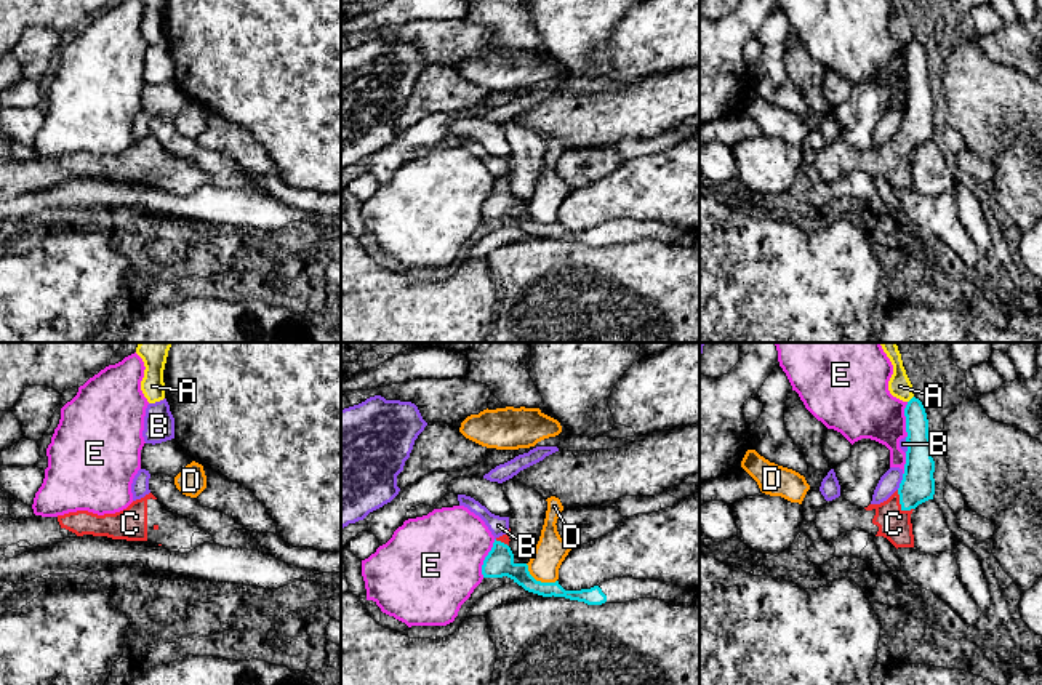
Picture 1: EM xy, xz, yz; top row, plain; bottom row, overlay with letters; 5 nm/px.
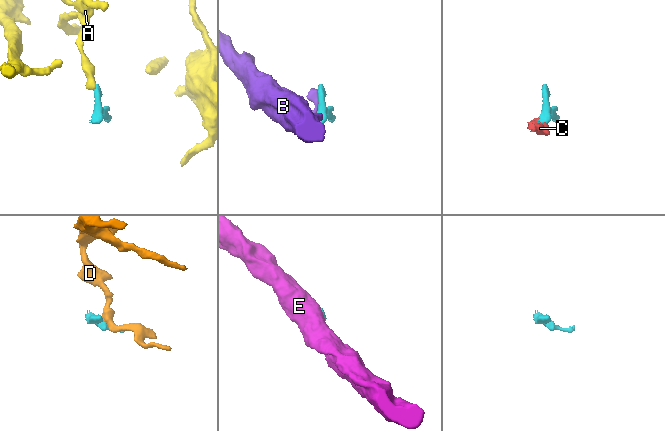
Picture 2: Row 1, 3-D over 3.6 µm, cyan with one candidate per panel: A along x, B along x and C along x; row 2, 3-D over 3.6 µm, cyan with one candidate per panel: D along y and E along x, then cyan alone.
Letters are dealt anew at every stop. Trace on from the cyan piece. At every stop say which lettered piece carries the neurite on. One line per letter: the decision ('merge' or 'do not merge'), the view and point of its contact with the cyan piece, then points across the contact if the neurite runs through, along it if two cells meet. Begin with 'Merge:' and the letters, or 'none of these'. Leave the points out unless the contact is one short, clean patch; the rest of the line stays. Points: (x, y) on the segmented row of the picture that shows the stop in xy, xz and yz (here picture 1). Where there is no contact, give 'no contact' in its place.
Merge: C
A: do not merge; contact yz (911, 399); border yz (913, 396), (908, 402)
B: do not merge; contact yz (901, 482); border yz (903, 474), (897, 488)
C: merge; contact yz (900, 503); way yz (917, 485), (900, 503), (893, 514), (893, 524)
D: do not merge; contact xz (538, 581); border xz (525, 564), (537, 580), (556, 581)
E: do not merge; contact xz (485, 559)

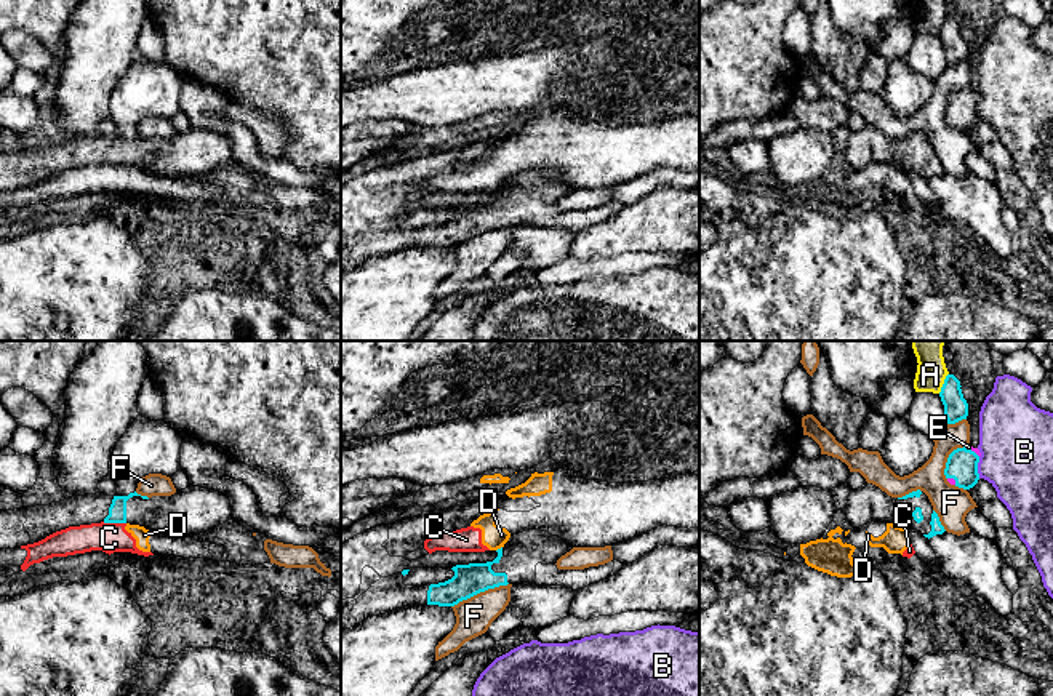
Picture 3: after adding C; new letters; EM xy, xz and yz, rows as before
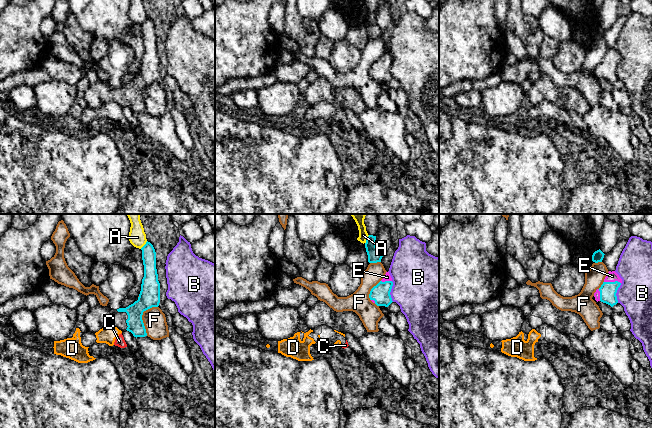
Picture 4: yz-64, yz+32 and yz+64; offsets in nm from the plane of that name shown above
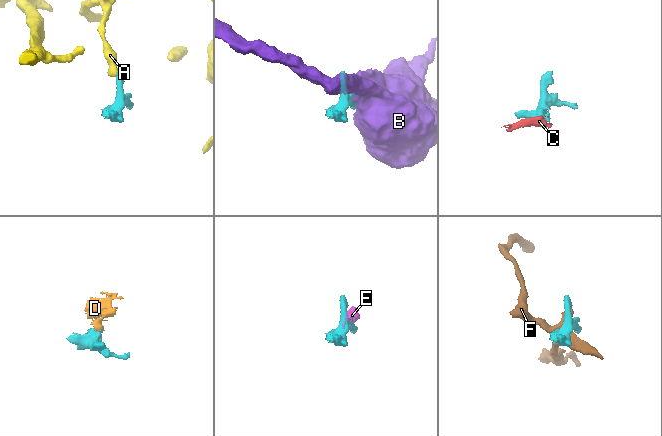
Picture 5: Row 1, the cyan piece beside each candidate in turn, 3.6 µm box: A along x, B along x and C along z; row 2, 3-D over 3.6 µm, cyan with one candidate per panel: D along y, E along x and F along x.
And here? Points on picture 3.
Merge: E
A: do not merge; contact yz (944, 383); border yz (948, 373), (938, 392)
B: do not merge; contact yz (976, 468); border yz (980, 456), (978, 477)
C: do not merge; contact xy (114, 522); border xy (103, 522), (125, 524)
D: do not merge; contact xz (498, 549); border xz (501, 546), (496, 551)
E: merge; contact yz (970, 450); way yz (962, 464), (970, 450), (968, 447)
F: do not merge; contact xz (479, 592)

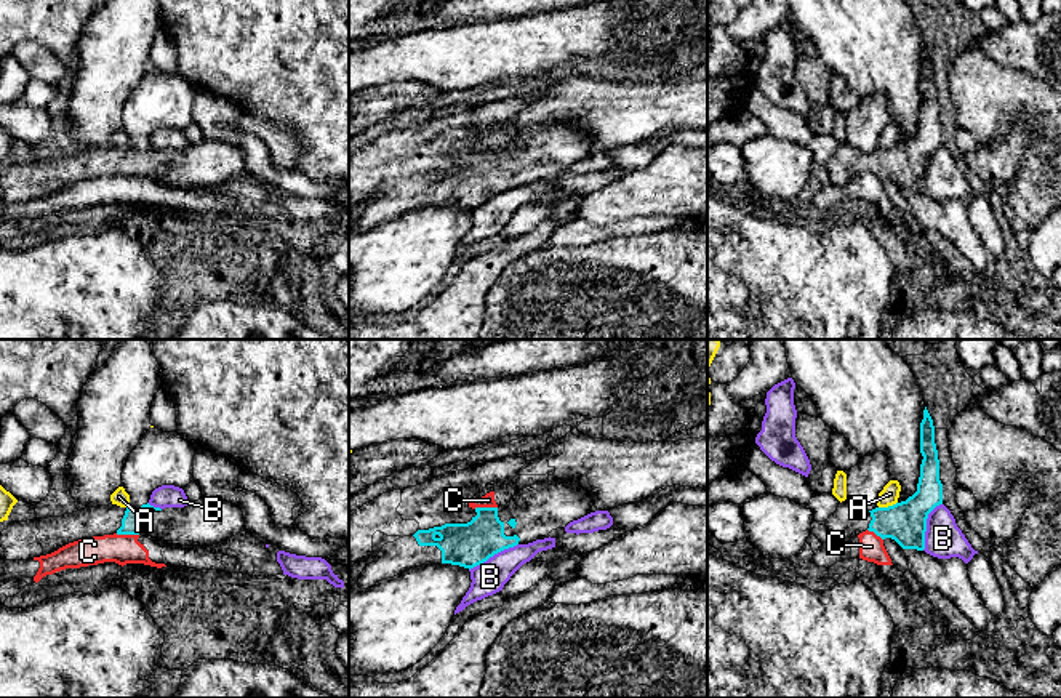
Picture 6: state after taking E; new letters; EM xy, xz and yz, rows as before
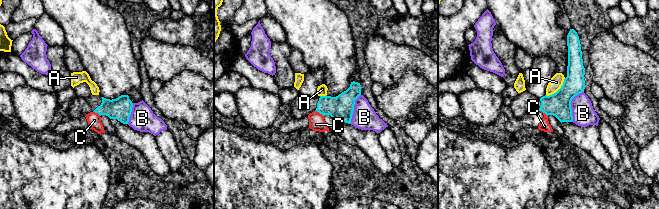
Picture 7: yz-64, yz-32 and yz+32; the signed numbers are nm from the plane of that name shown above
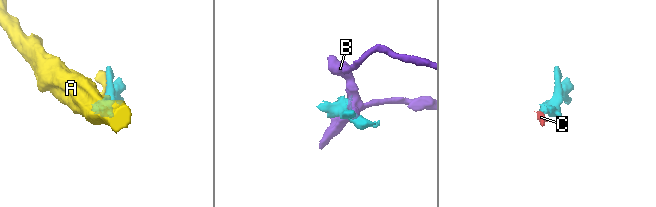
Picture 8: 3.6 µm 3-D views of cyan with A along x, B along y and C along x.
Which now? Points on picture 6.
Merge: none of these
A: do not merge; contact yz (888, 506); border yz (896, 501), (879, 508)
B: do not merge; contact yz (925, 525)
C: do not merge; contact xy (127, 533); border xy (116, 533), (138, 535)

